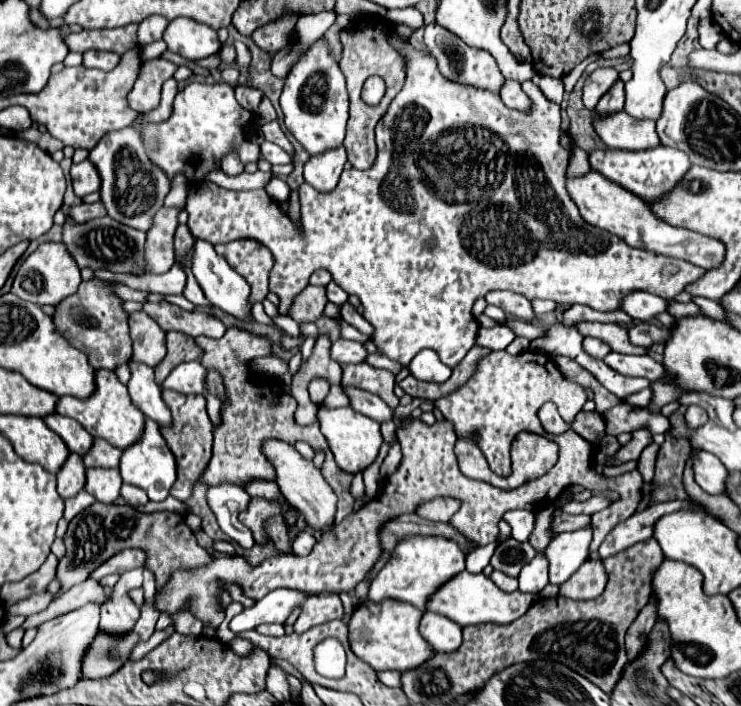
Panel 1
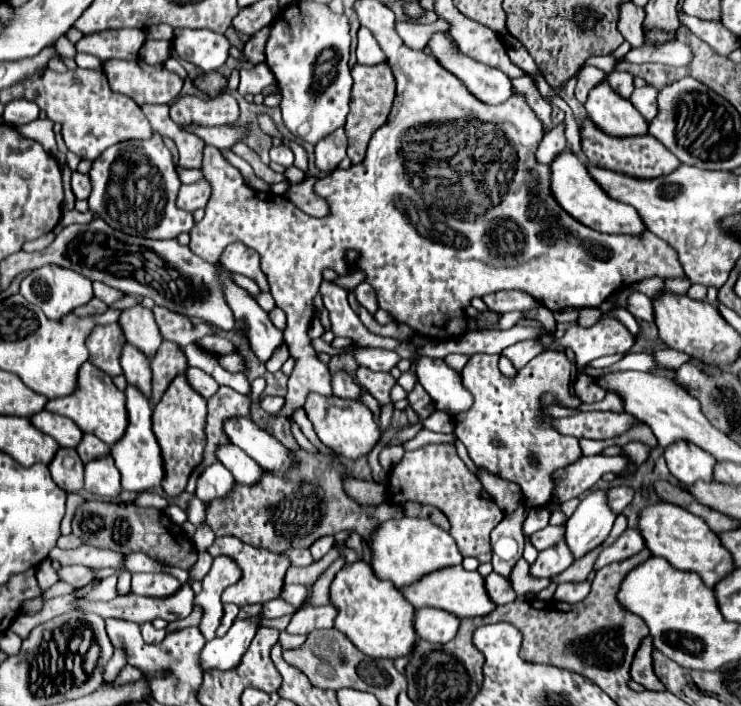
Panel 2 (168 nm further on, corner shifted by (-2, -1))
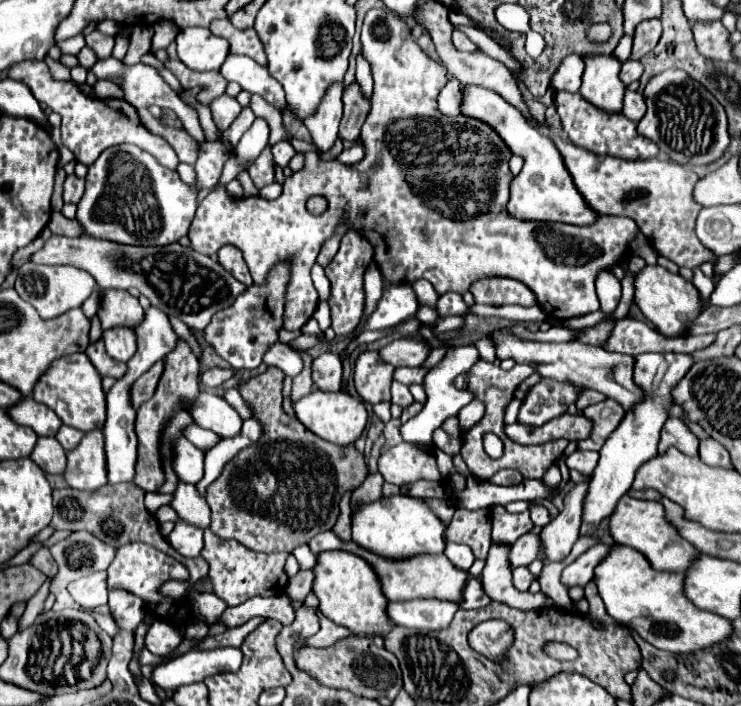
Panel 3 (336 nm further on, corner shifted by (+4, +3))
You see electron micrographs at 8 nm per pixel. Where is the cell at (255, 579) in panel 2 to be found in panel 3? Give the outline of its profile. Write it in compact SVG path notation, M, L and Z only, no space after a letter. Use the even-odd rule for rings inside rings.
M210 530L204 532L204 548L202 558L210 564L210 580L214 582L214 594L222 598L228 606L238 606L254 596L278 596L284 594L288 576L284 572L284 562L288 552L280 554L262 554L246 548L236 540L224 540L212 534Z

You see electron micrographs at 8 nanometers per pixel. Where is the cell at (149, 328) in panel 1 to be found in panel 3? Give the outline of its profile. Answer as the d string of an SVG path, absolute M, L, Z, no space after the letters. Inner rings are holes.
M126 290L102 292L102 304L98 310L102 330L108 328L136 328L144 320L144 308L138 298L130 296Z

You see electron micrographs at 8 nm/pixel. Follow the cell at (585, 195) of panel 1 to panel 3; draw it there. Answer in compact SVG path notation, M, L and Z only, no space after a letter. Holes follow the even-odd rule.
M468 86L464 88L462 98L462 114L484 120L486 124L492 124L500 136L504 136L504 142L508 148L512 148L514 154L520 154L524 158L522 172L512 182L512 196L508 202L508 212L520 220L548 220L548 222L566 222L566 224L578 224L578 226L590 226L594 224L600 214L592 210L582 194L578 192L562 154L552 144L552 140L542 134L538 128L534 128L512 104L508 104L500 94L486 90L482 86Z

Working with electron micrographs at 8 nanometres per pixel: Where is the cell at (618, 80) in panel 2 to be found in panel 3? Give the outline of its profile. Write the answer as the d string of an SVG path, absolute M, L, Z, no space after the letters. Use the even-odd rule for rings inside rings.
M628 60L628 62L624 62L624 64L622 64L620 80L628 86L628 84L632 84L634 80L638 80L638 78L642 76L642 72L644 72L644 68L642 68L642 64L640 64L640 62L636 62L636 60Z

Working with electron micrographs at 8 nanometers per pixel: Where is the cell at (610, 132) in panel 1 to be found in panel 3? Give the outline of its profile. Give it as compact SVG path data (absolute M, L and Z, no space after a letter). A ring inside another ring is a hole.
M592 56L584 62L586 70L580 88L584 100L604 112L622 114L626 86L618 78L620 62L614 56Z

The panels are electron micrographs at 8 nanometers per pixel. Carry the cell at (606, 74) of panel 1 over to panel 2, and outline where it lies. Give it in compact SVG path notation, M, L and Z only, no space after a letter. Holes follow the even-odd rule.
M584 66L584 68L578 72L578 76L576 76L576 80L578 80L576 90L574 90L576 100L584 104L588 92L590 92L596 84L600 84L604 78L606 78L606 72L598 70L598 68L594 68L594 66Z

